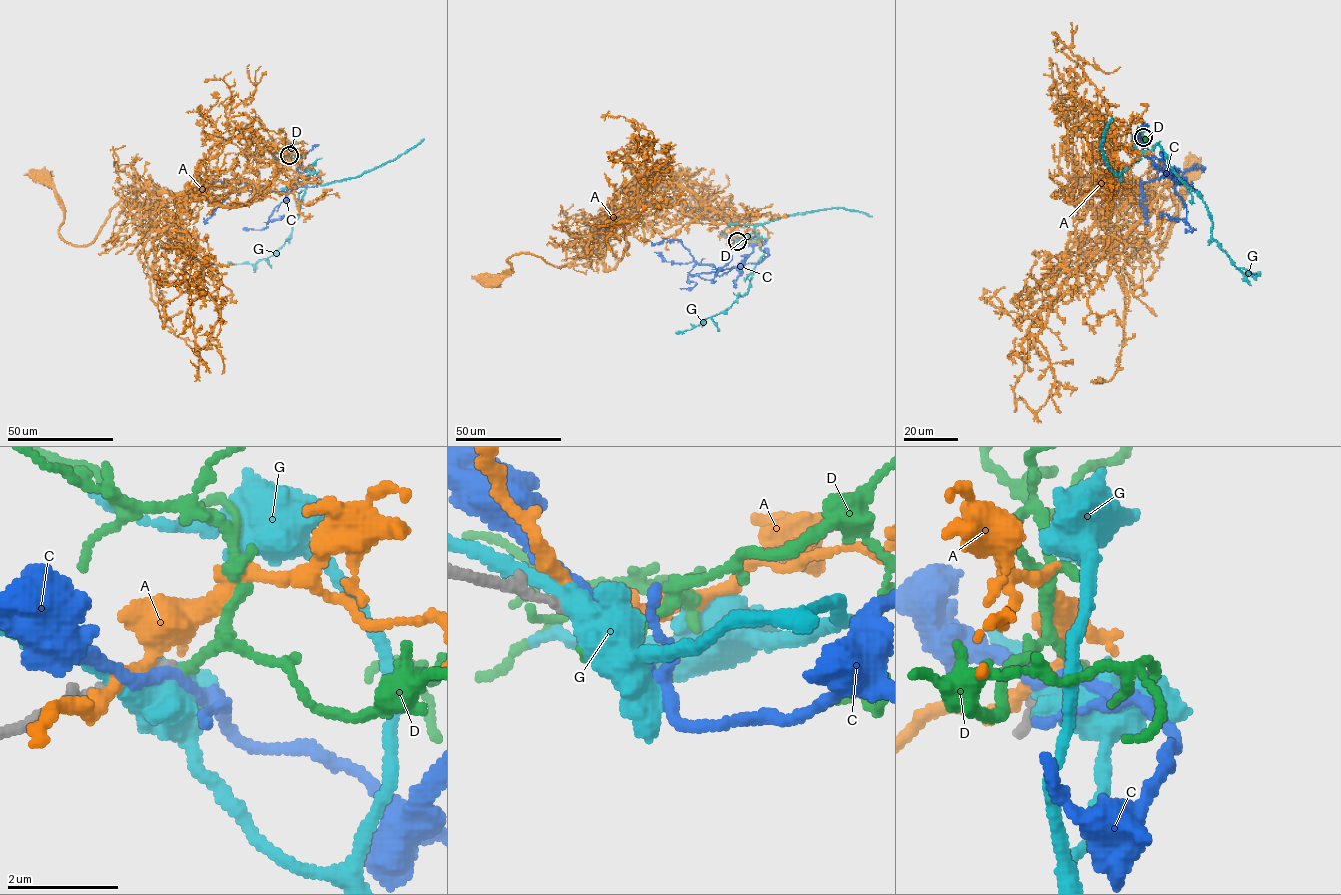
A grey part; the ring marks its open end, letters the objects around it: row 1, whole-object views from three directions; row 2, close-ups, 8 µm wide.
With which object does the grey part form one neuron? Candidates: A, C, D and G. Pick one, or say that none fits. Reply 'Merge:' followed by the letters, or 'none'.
Merge: none

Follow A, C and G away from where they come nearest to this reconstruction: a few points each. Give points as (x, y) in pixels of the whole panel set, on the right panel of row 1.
A: (1141, 137), (1116, 146), (1106, 180), (1070, 200), (1083, 180), (1166, 182), (1176, 215), (1159, 251), (1192, 162)
C: (1142, 137), (1148, 155), (1163, 161), (1167, 174), (1180, 183), (1172, 174), (1143, 182), (1145, 216)
G: (1141, 138), (1141, 155), (1159, 146), (1173, 171), (1201, 197), (1211, 237), (1233, 264), (1245, 275), (1258, 271)

